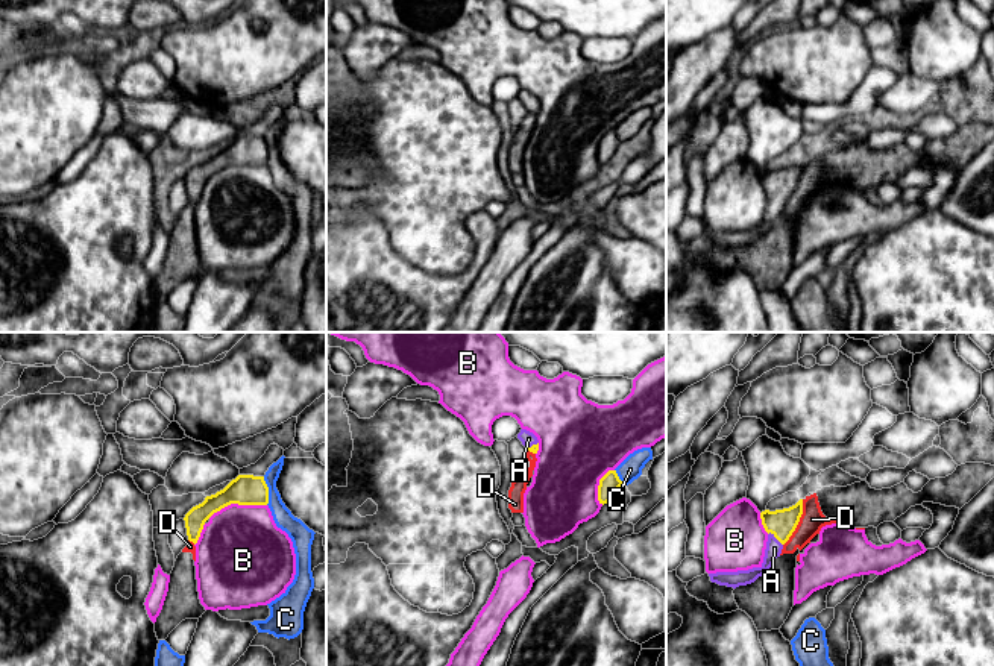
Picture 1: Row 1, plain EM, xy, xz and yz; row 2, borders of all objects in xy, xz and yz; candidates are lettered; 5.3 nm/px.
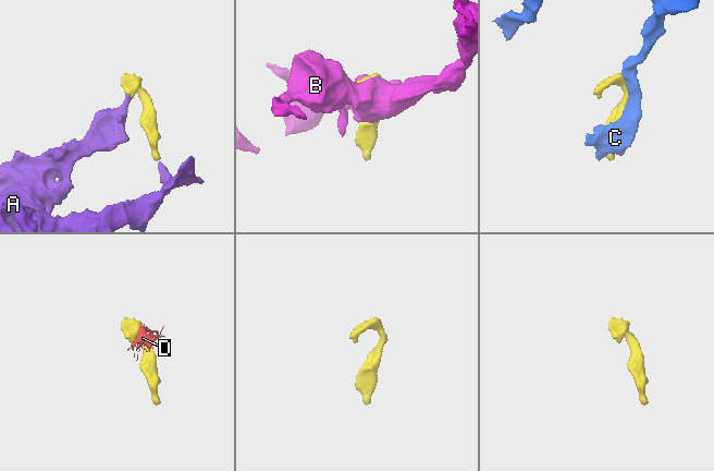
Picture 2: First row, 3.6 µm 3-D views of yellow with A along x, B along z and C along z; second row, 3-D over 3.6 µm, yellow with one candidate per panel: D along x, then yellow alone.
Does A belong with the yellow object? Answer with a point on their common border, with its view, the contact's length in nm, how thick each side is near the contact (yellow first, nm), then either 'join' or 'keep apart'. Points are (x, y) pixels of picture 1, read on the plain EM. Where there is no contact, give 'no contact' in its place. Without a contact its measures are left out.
meets yellow in yz at (776, 197); contact 100 nm long; 150 nm thick on the yellow side, 80 nm on the other; join

